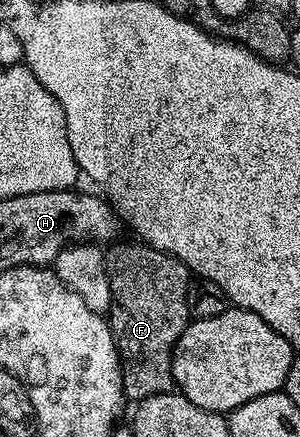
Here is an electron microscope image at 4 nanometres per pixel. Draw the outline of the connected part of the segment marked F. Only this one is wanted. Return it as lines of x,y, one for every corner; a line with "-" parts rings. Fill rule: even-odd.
142,242
119,243
112,243
105,252
111,291
109,323
111,332
115,335
115,345
119,347
119,364
123,367
123,395
128,401
138,402
153,394
172,391
175,379
171,363
175,344
192,319
187,305
187,287
193,276
179,259
170,256
168,252

